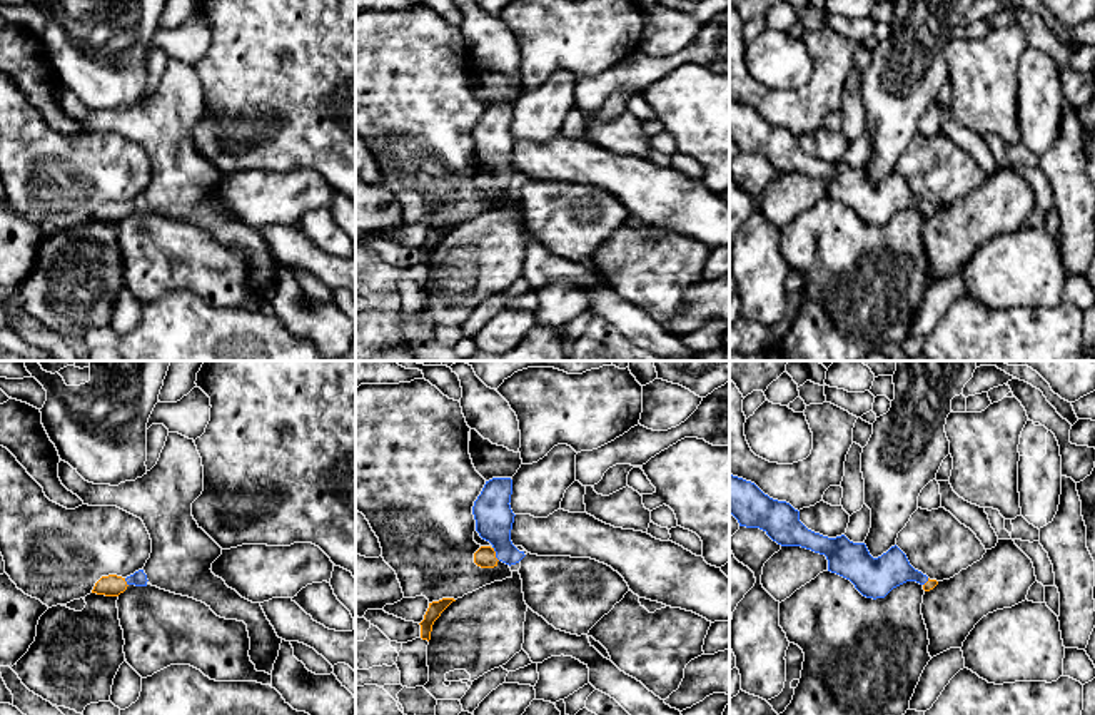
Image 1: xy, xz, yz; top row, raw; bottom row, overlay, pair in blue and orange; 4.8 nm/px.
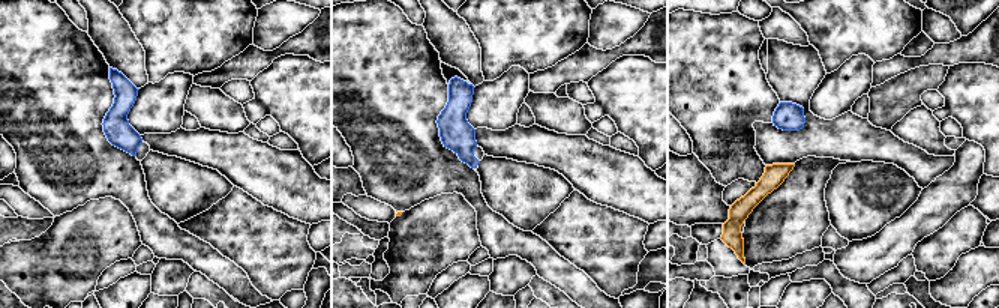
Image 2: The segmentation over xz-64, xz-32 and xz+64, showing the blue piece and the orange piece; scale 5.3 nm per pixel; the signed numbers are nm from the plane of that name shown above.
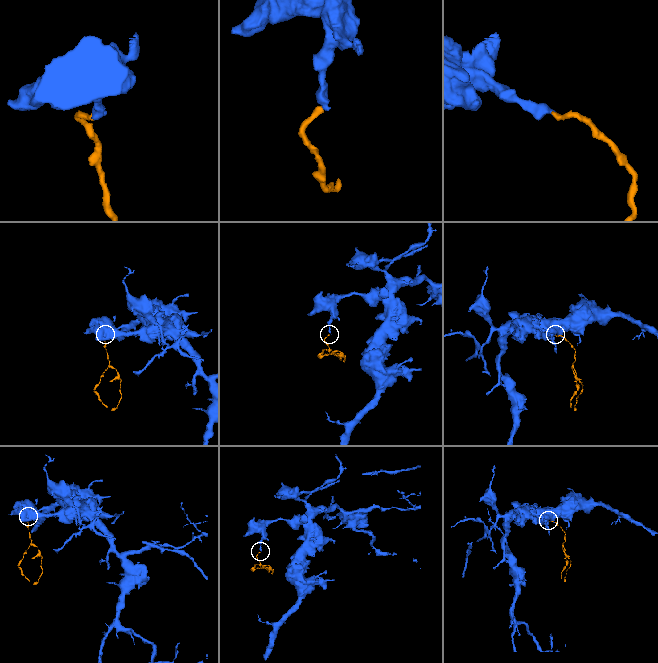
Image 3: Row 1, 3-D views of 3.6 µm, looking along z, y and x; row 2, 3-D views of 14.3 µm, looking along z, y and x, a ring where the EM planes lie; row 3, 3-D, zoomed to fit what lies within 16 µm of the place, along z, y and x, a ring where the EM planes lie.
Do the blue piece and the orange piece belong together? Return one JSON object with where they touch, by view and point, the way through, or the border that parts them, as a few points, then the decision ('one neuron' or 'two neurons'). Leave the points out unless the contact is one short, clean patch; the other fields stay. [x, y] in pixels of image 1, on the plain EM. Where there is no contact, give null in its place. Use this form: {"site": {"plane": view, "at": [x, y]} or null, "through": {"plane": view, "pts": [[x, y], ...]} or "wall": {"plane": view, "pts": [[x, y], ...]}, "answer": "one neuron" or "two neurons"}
{"site": {"plane": "xz", "at": [496, 179]}, "through": {"plane": "xz", "pts": [[491, 136], [496, 154], [496, 179], [484, 182]]}, "answer": "one neuron"}

